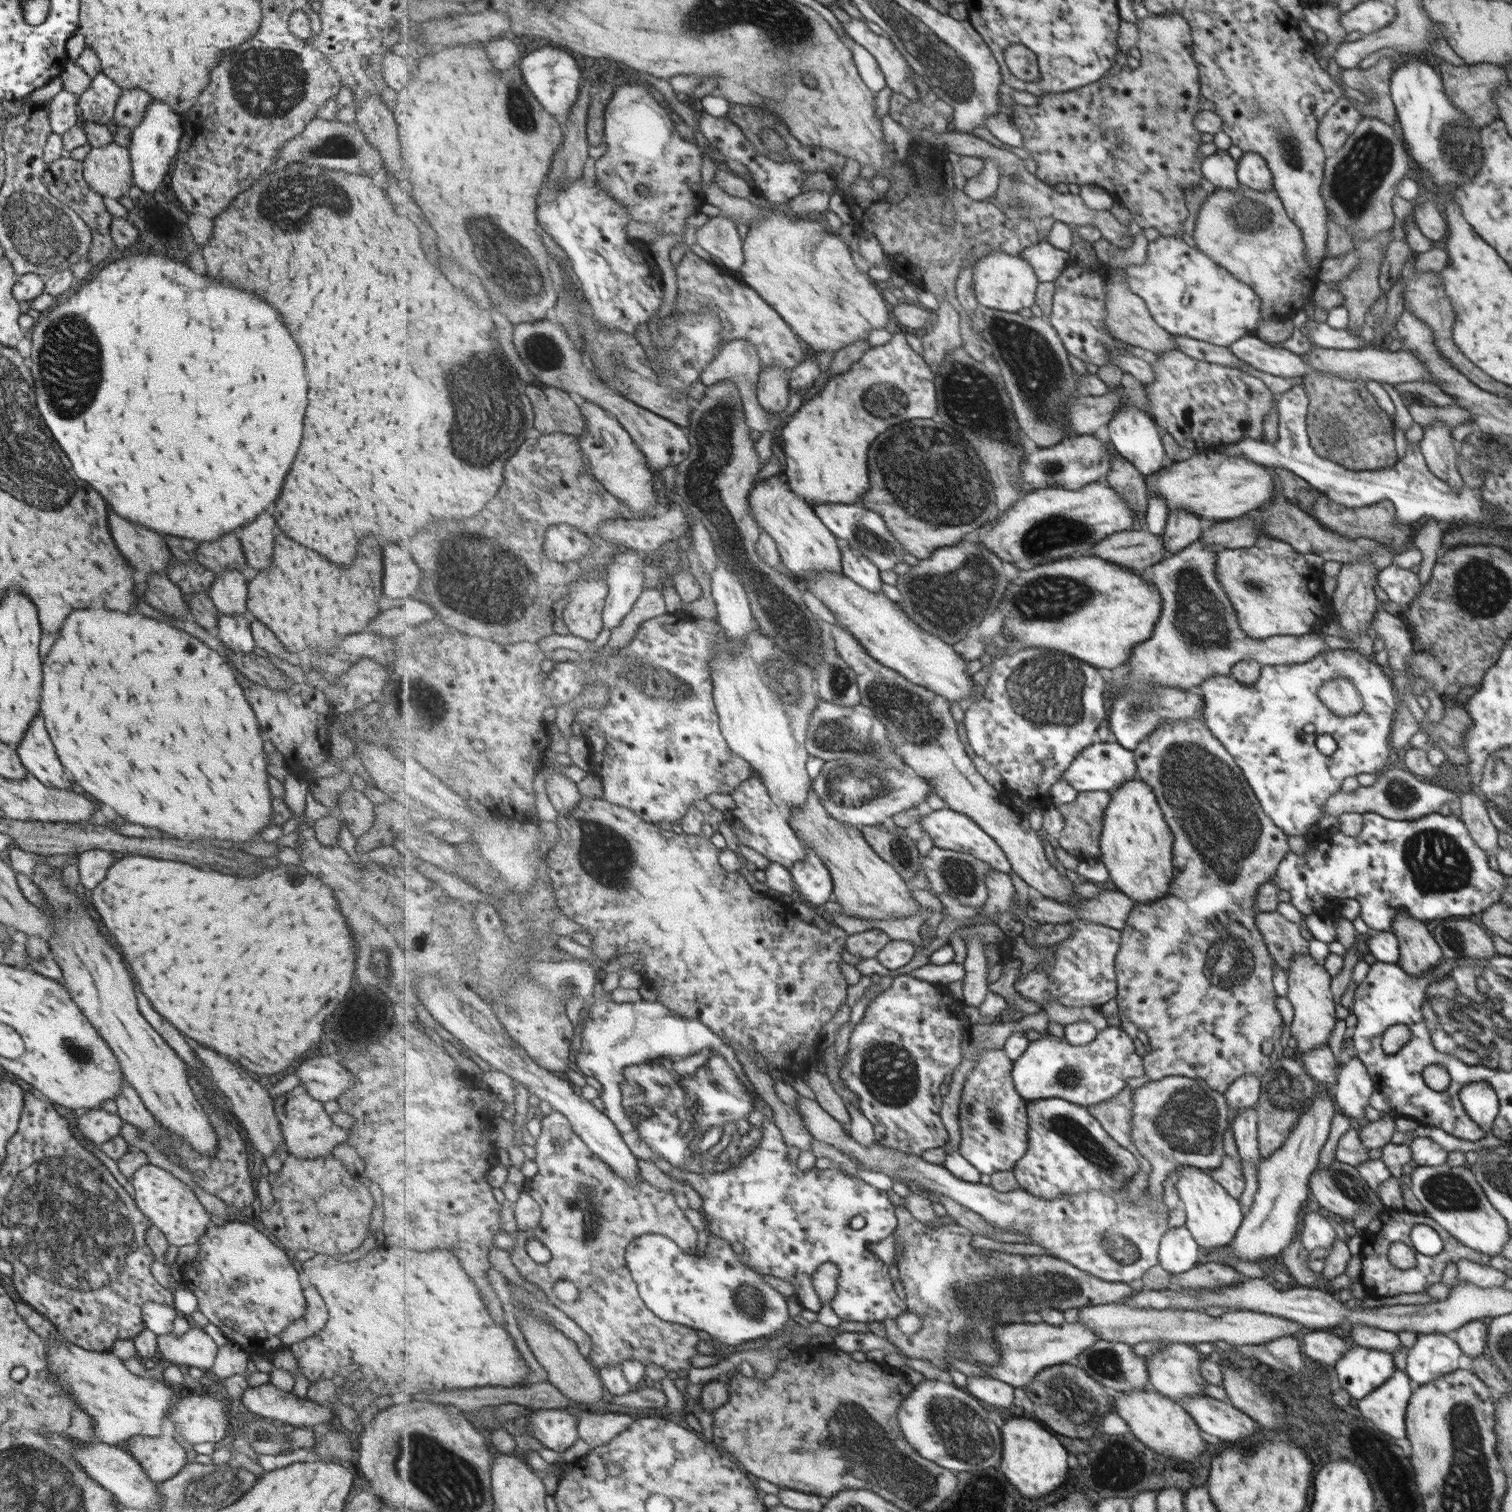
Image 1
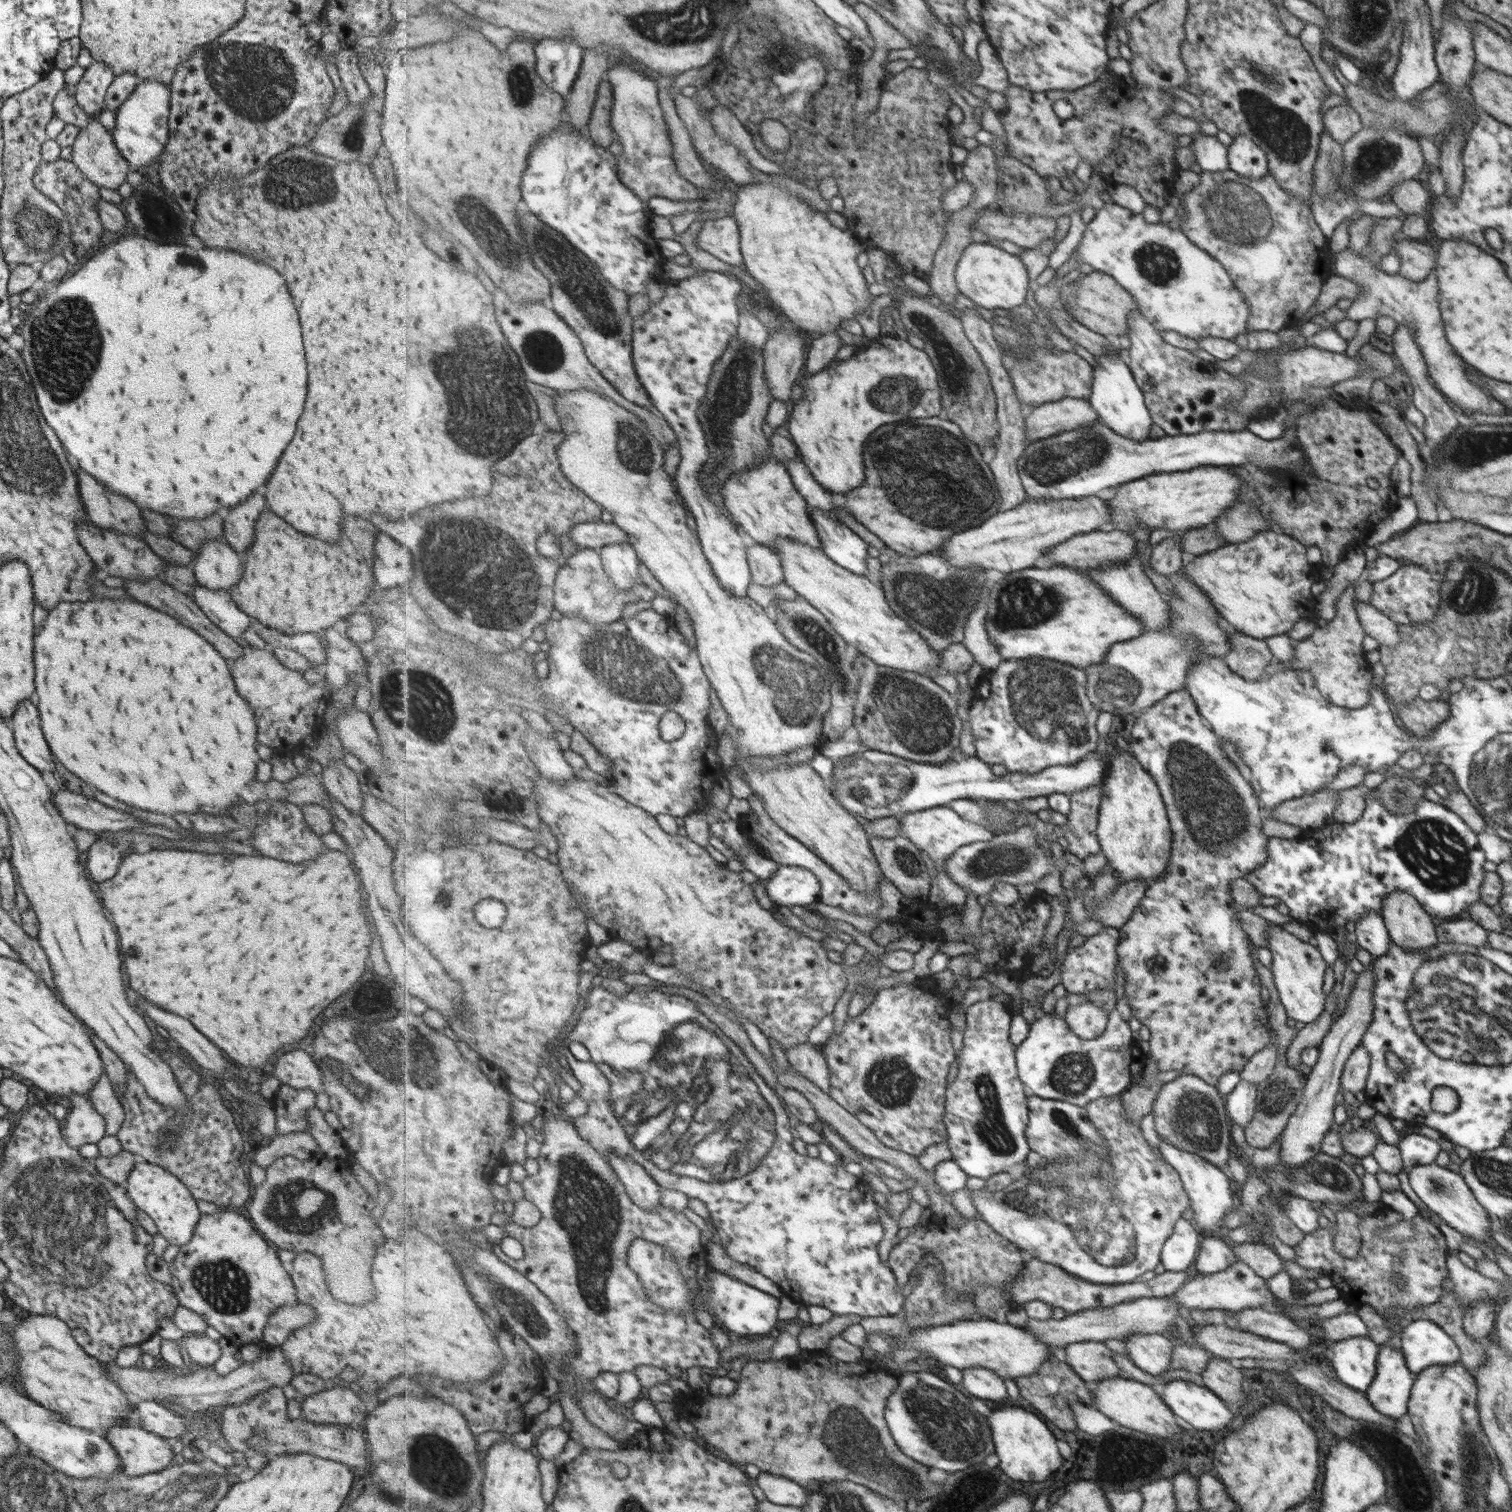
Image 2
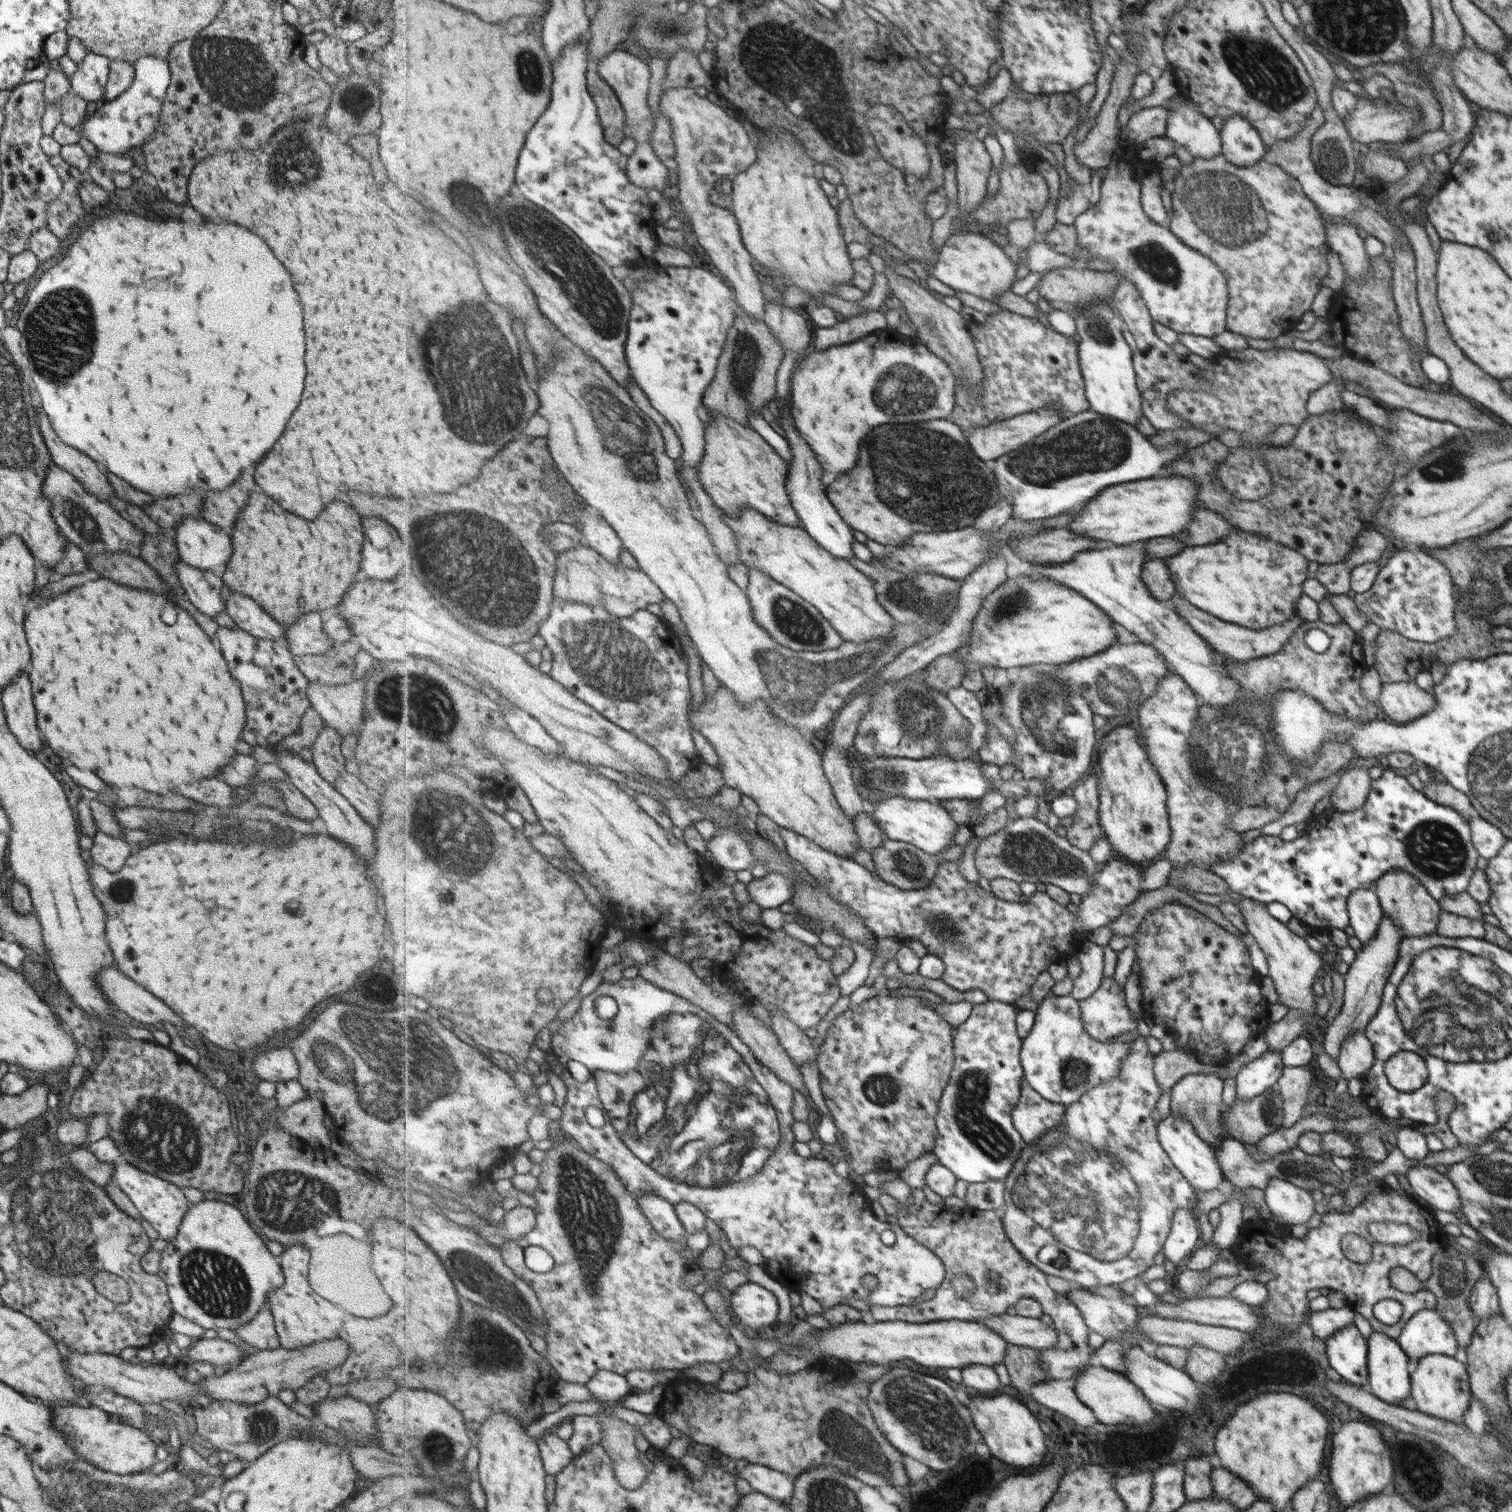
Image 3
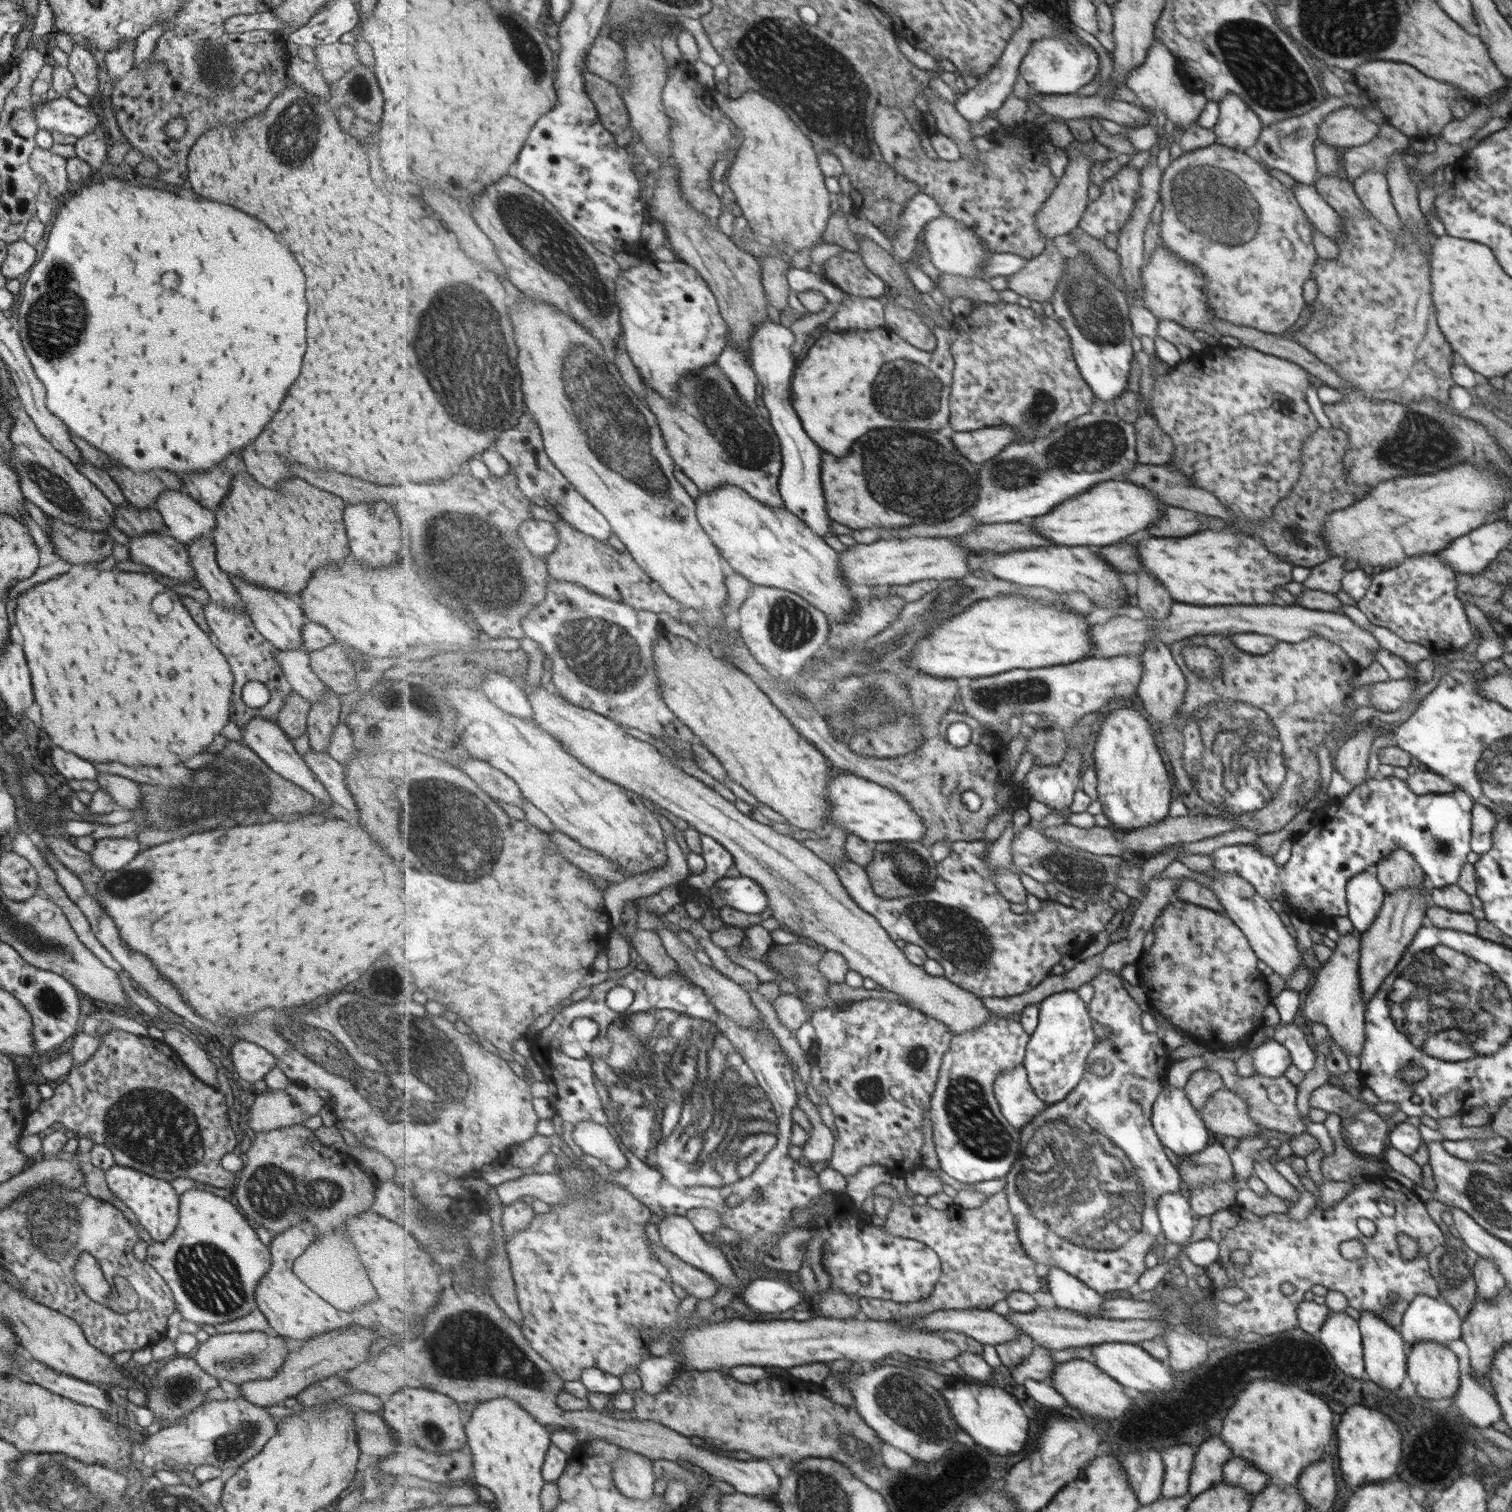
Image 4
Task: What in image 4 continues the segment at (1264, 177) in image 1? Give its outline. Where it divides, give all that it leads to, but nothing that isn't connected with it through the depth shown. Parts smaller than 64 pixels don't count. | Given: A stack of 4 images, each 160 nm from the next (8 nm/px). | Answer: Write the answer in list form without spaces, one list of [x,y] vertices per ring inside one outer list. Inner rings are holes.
[[[1227,94],[1218,105],[1218,117],[1212,126],[1216,142],[1241,152],[1255,146],[1262,129],[1257,114],[1235,94]]]

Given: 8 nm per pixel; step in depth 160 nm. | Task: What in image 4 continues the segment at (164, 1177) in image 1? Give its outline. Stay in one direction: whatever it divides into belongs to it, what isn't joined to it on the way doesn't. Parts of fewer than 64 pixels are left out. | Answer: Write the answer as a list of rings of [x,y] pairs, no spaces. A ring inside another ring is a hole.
[[[115,1164],[104,1170],[103,1176],[110,1192],[133,1212],[153,1241],[164,1241],[173,1232],[178,1217],[178,1195],[166,1180]]]

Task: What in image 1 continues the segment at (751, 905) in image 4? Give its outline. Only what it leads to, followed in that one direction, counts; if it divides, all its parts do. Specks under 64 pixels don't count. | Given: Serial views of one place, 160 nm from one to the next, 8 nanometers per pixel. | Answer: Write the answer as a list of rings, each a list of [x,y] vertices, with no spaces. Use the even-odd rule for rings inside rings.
[[[806,844],[808,858],[790,869],[798,894],[812,904],[825,904],[834,899],[834,878],[812,846]]]

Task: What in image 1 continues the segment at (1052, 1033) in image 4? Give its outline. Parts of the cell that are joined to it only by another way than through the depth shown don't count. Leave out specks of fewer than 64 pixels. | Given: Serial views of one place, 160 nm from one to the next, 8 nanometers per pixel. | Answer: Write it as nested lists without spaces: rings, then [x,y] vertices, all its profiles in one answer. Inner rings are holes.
[[[1105,1026],[1103,1030],[1096,1033],[1091,1042],[1081,1046],[1071,1046],[1064,1036],[1041,1034],[1039,1039],[1029,1043],[1027,1052],[1017,1060],[1012,1072],[1017,1090],[1027,1103],[1048,1098],[1063,1098],[1084,1108],[1116,1096],[1120,1090],[1123,1090],[1127,1078],[1135,1078],[1141,1074],[1143,1074],[1141,1060],[1133,1050],[1131,1038],[1117,1026]]]

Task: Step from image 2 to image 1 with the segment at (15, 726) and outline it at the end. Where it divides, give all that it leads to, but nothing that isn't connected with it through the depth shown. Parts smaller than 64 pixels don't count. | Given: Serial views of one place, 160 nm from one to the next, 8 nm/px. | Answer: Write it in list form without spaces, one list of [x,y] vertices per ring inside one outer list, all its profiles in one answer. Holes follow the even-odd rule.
[[[39,714],[25,727],[16,753],[24,768],[45,788],[71,791],[71,776],[63,772]]]

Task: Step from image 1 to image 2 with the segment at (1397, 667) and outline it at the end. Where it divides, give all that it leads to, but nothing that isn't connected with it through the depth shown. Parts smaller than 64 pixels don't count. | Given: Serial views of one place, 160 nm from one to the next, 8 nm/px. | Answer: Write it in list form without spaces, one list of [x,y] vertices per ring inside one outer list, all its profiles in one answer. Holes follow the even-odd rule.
[[[1354,602],[1354,609],[1364,634],[1371,636],[1379,645],[1395,648],[1401,637],[1398,635],[1397,624],[1375,610],[1369,603]]]

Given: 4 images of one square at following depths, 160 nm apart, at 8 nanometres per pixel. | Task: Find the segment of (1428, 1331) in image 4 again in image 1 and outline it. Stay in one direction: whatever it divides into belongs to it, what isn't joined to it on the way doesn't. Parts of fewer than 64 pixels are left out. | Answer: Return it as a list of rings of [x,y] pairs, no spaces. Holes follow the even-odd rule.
[[[1419,1333],[1416,1336],[1415,1343],[1407,1349],[1405,1354],[1405,1374],[1409,1375],[1413,1382],[1425,1384],[1439,1378],[1442,1374],[1447,1374],[1457,1369],[1457,1358],[1462,1352],[1457,1343],[1449,1339],[1443,1333]]]

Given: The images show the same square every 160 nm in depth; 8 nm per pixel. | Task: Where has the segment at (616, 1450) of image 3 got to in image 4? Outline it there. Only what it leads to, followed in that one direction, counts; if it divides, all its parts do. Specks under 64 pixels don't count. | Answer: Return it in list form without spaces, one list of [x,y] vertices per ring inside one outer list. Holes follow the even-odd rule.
[[[624,1449],[624,1454],[613,1463],[613,1478],[623,1495],[636,1500],[647,1500],[655,1492],[654,1461],[639,1452]]]

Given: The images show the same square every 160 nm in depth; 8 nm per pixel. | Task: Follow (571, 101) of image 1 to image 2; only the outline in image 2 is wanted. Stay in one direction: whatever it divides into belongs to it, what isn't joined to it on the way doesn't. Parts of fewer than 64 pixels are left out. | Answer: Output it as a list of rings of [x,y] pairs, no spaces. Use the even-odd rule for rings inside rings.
[[[541,39],[536,47],[537,71],[557,94],[568,98],[581,71],[584,52],[577,40]]]

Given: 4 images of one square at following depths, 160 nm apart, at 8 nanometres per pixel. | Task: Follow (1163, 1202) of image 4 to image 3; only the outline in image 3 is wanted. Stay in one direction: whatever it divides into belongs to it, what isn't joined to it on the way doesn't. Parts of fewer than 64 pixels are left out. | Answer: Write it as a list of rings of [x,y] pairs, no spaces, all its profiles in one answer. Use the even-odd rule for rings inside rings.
[[[1177,1209],[1172,1214],[1171,1228],[1165,1238],[1161,1259],[1176,1264],[1183,1262],[1200,1245],[1199,1229],[1194,1210]]]

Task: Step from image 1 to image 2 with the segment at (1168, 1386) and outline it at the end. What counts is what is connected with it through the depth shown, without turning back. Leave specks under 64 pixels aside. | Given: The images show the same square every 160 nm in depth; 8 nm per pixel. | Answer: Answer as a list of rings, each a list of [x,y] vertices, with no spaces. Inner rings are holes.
[[[1131,1333],[1119,1341],[1124,1344],[1126,1356],[1143,1372],[1157,1376],[1169,1369],[1171,1349],[1175,1345],[1170,1337],[1157,1333]]]

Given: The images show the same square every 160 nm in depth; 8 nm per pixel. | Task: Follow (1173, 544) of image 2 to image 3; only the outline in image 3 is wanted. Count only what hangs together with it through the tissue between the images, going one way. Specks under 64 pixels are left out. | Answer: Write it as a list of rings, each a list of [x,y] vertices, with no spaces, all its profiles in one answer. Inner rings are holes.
[[[1164,559],[1145,560],[1144,563],[1141,568],[1141,583],[1147,587],[1153,598],[1168,601],[1175,592],[1175,584],[1169,574],[1168,564]]]

